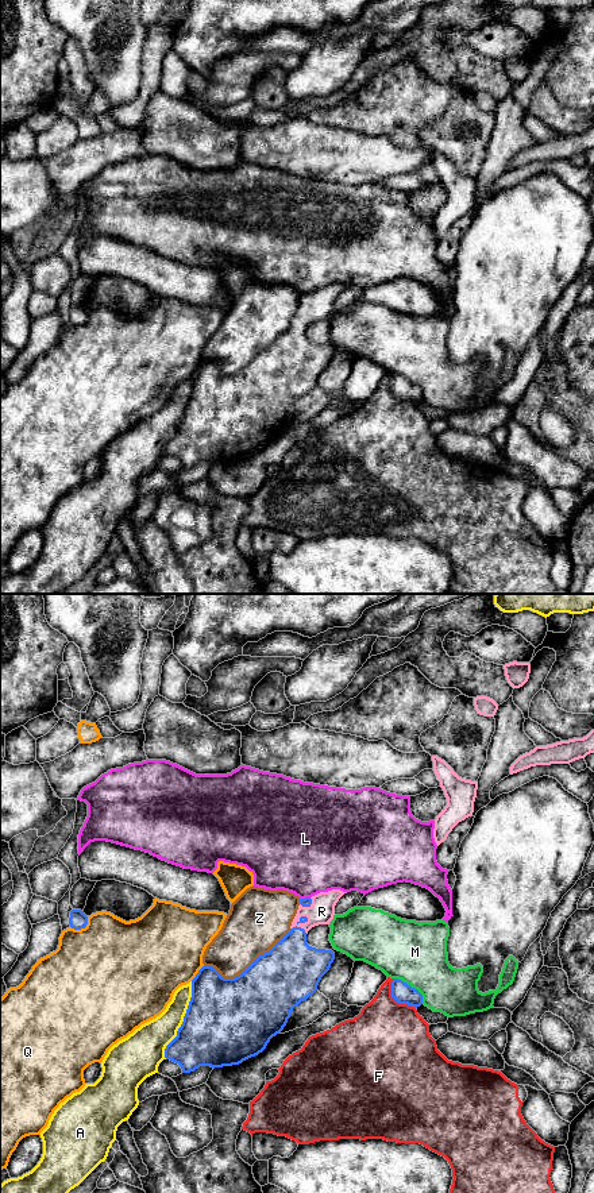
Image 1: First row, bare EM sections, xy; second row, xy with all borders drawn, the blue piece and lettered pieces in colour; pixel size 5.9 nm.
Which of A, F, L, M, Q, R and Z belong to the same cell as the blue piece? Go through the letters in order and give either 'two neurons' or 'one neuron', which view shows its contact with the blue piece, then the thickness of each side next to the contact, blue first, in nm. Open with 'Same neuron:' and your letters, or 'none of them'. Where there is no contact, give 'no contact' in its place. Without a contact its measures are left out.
Same neuron: R
A: two neurons; contact in xy; calibres 500 and 200 nm
F: two neurons; contact in xy; calibres 120 and 460 nm
L: two neurons; contact in xy; calibres 60 and 460 nm
M: two neurons; contact in xy; calibres 120 and 360 nm
Q: two neurons; contact in xy; calibres 110 and 500 nm
R: one neuron; contact in xy; calibres 50 and 150 nm
Z: two neurons; contact in xy; calibres 420 and 320 nm

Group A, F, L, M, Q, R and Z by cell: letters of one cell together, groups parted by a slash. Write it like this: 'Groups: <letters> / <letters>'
Groups: A / F / L / M / Q / R / Z

